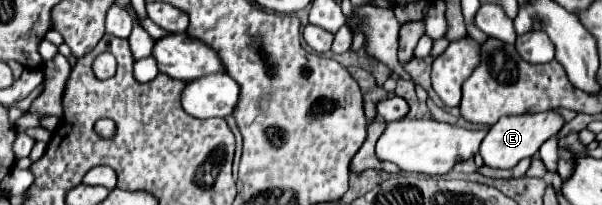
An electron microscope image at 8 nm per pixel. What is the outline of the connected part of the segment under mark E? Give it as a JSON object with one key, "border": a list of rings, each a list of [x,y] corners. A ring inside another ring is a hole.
{"border":[[[543,111],[535,115],[515,115],[515,117],[501,117],[485,135],[479,155],[483,157],[485,165],[497,167],[497,169],[513,169],[521,159],[533,157],[543,141],[547,141],[551,135],[555,135],[563,127],[563,119],[553,111]]]}

